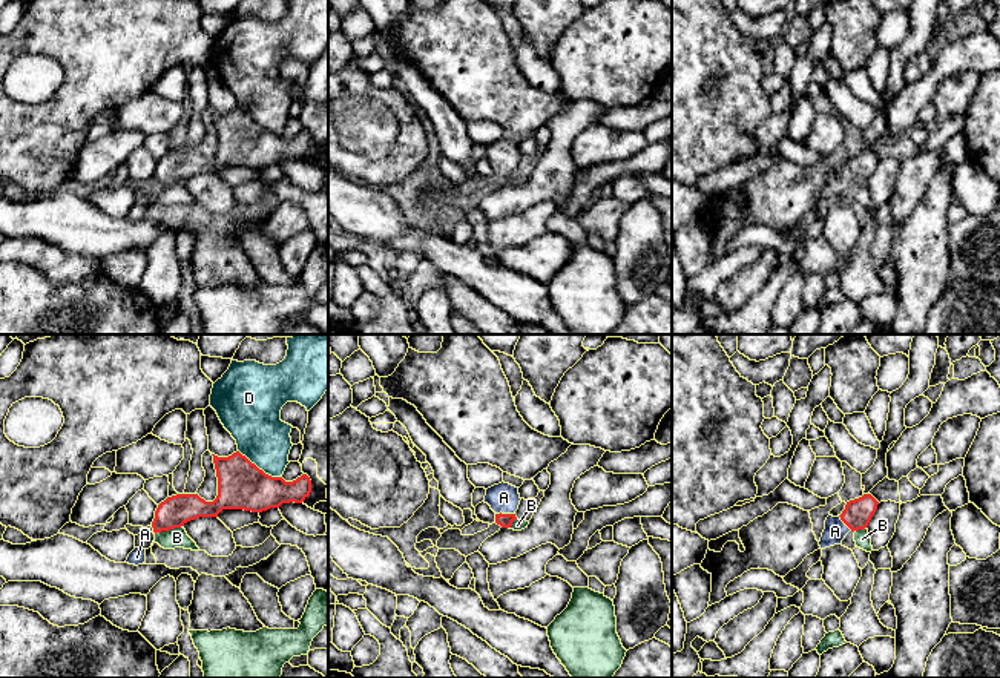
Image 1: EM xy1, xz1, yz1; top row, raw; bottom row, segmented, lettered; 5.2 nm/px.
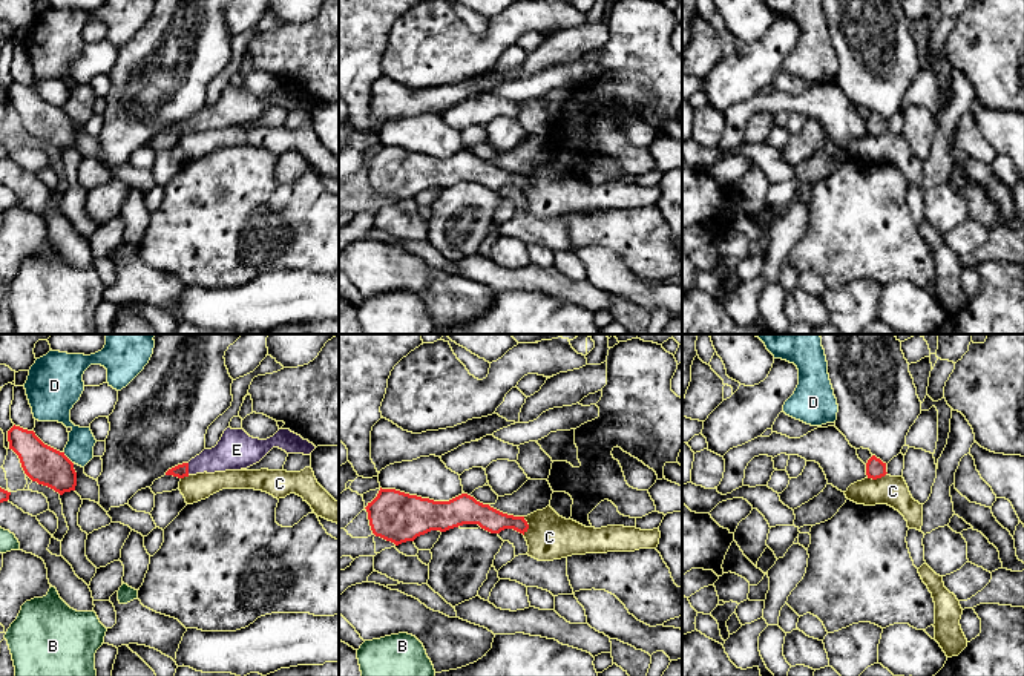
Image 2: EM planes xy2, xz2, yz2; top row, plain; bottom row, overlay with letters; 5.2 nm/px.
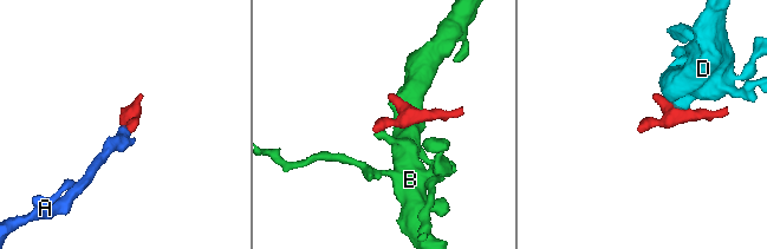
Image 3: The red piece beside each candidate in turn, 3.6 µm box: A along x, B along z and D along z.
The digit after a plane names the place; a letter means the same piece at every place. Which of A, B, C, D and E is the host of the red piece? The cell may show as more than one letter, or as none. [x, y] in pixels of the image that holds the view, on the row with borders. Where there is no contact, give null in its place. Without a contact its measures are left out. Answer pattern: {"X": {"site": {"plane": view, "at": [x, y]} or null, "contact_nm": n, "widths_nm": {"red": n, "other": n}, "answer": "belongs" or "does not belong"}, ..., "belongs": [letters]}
{"A": {"site": {"plane": "xz1", "at": [505, 514]}, "contact_nm": 100, "widths_nm": {"red": 80, "other": 160}, "answer": "belongs"}, "B": {"site": {"plane": "xy1", "at": [167, 529]}, "contact_nm": 150, "widths_nm": {"red": 160, "other": 110}, "answer": "does not belong"}, "C": {"site": {"plane": "yz2", "at": [876, 479]}, "contact_nm": 110, "widths_nm": {"red": 100, "other": 160}, "answer": "does not belong"}, "D": {"site": {"plane": "xy1", "at": [258, 468]}, "contact_nm": 280, "widths_nm": {"red": 260, "other": 280}, "answer": "does not belong"}, "E": {"site": {"plane": "xy2", "at": [187, 469]}, "contact_nm": 60, "widths_nm": {"red": 70, "other": 190}, "answer": "belongs"}, "belongs": ["A", "E"]}

